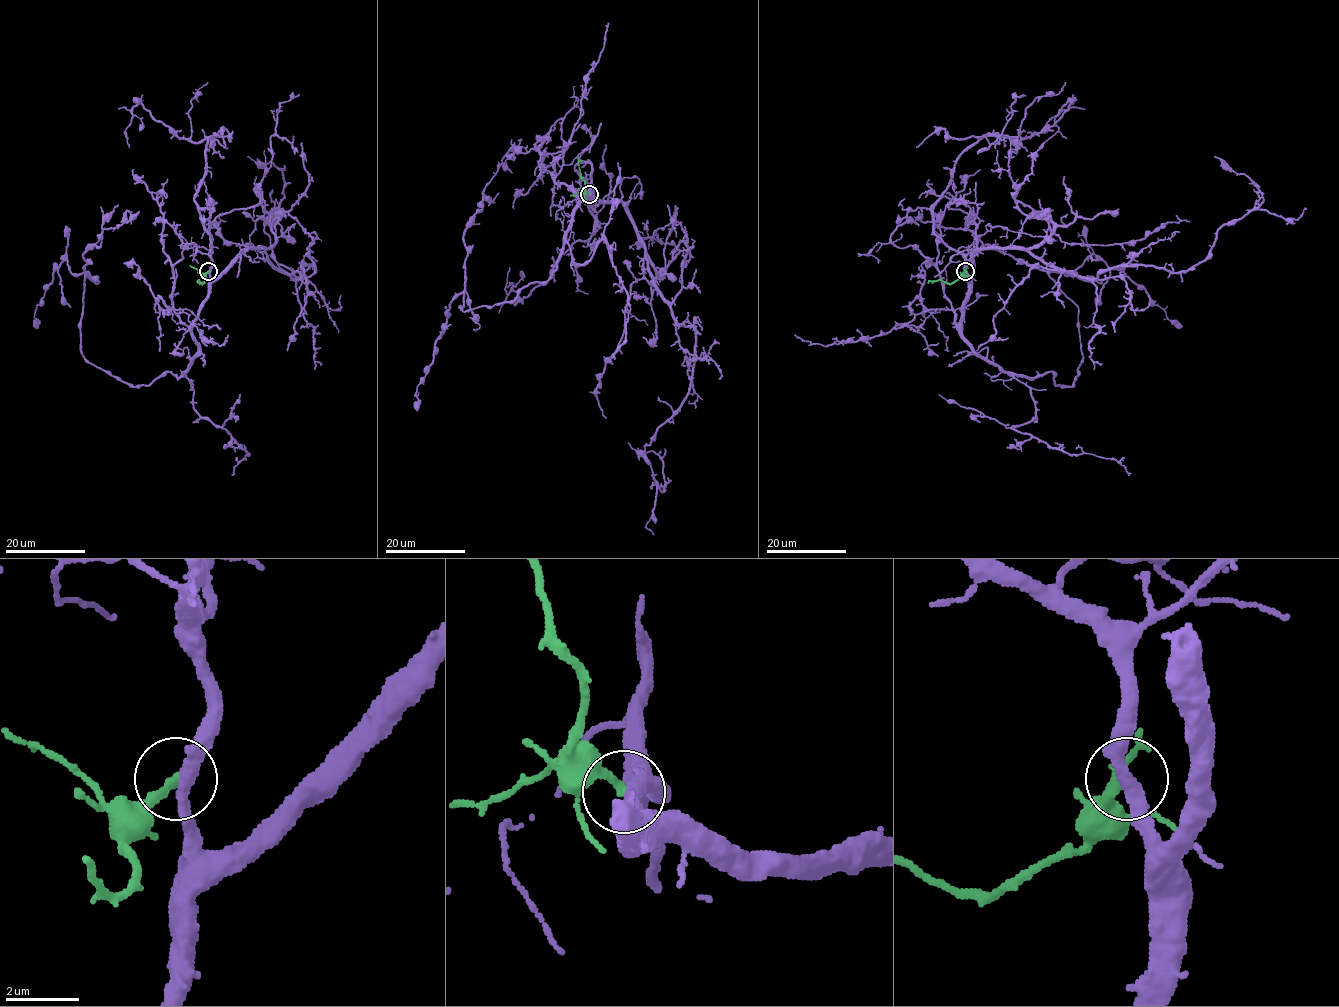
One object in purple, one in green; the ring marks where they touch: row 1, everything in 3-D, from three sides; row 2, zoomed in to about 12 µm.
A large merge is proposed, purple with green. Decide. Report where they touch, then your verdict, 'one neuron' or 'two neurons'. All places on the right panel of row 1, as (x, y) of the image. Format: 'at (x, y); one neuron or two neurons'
at (965, 271); two neurons

